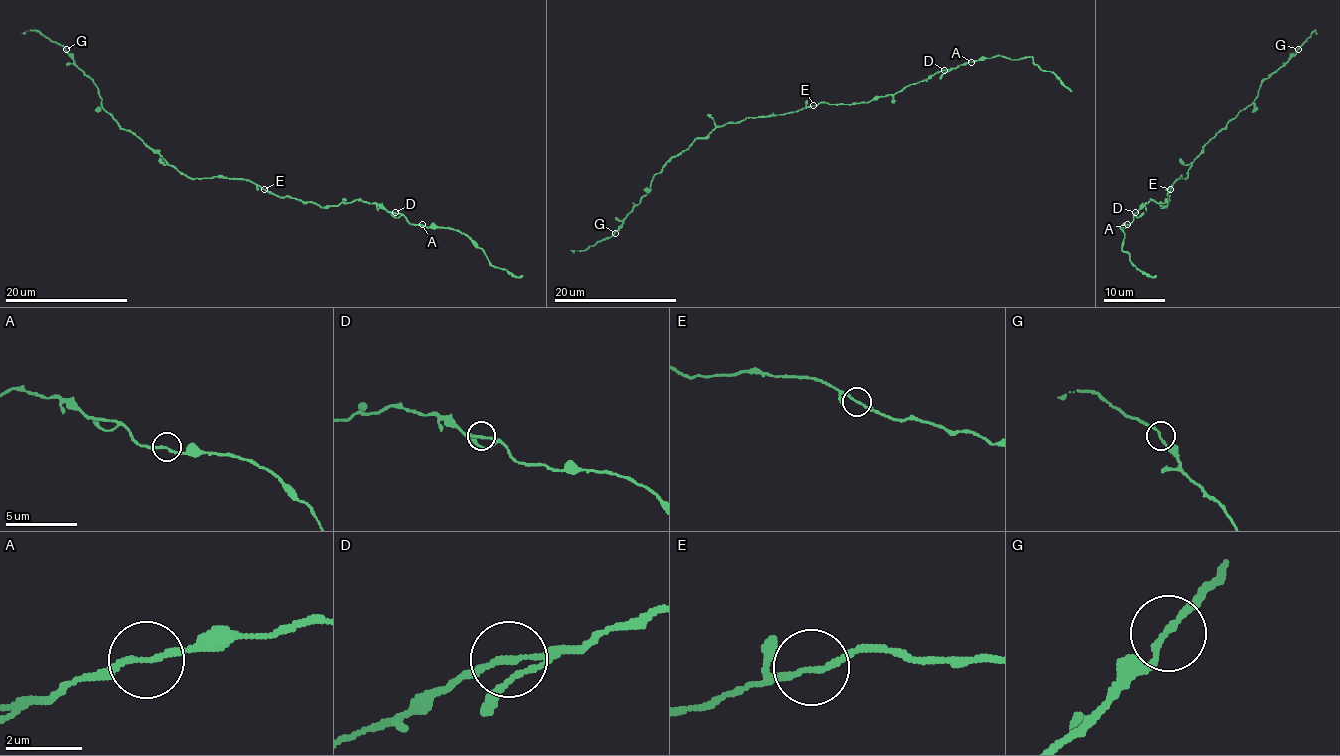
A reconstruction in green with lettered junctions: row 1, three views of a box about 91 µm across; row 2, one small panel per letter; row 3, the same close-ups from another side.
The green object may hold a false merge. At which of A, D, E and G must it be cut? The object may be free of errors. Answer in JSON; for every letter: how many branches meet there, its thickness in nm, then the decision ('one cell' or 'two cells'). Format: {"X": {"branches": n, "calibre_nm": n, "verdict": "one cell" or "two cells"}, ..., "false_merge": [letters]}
{"A": {"branches": 2, "calibre_nm": 160, "verdict": "one cell"}, "D": {"branches": 2, "calibre_nm": 160, "verdict": "one cell"}, "E": {"branches": 2, "calibre_nm": 150, "verdict": "one cell"}, "G": {"branches": 2, "calibre_nm": 150, "verdict": "one cell"}, "false_merge": []}

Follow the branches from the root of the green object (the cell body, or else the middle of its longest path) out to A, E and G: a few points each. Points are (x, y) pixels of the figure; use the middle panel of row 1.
A: (798, 111), (821, 102), (868, 102), (894, 94), (942, 70), (971, 62)
E: (798, 111), (813, 105)
G: (798, 111), (745, 117), (738, 122), (716, 125), (665, 163), (653, 177), (650, 190), (615, 233)

